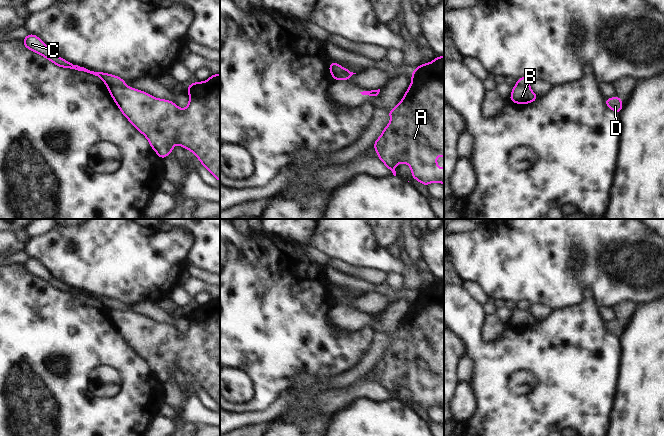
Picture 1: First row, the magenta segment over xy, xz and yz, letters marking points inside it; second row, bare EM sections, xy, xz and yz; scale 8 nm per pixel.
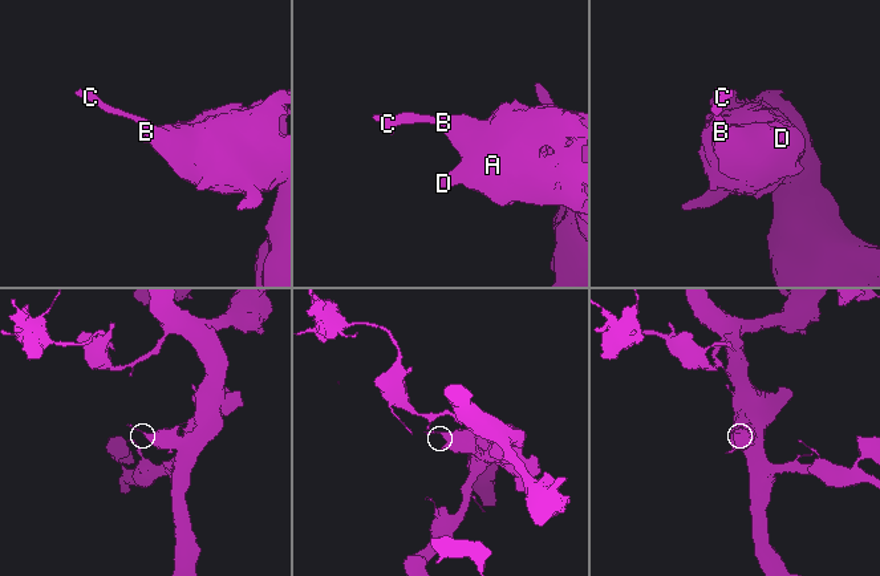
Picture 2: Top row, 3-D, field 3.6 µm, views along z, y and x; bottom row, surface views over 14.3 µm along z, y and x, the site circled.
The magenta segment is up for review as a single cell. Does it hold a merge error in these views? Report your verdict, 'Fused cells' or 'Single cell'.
Fused cells

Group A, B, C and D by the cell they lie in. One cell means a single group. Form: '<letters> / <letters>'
A B D / C

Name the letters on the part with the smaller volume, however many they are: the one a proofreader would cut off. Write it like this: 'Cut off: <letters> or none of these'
Cut off: C

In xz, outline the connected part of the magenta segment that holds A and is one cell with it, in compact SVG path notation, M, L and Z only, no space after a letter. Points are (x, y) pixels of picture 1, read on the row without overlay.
M438 280L427 288L420 288L411 297L413 304L398 329L387 335L391 340L389 348L372 371L386 391L396 400L395 390L406 387L411 392L412 402L428 410L432 406L444 408L444 392L437 390L437 379L442 378L444 384L444 280Z

